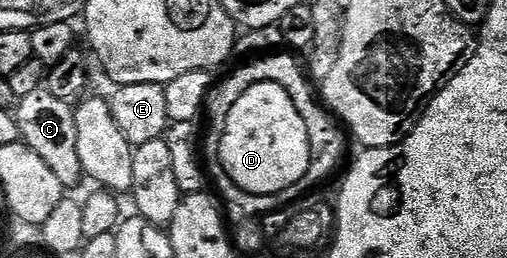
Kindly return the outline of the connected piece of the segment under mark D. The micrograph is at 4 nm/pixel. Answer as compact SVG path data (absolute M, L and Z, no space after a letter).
M259 83L238 101L234 101L234 109L230 109L230 117L222 124L222 141L220 142L220 166L243 191L252 195L272 195L282 193L290 189L310 169L310 137L307 135L307 127L302 121L301 114L294 105L290 93L282 89L277 83Z

